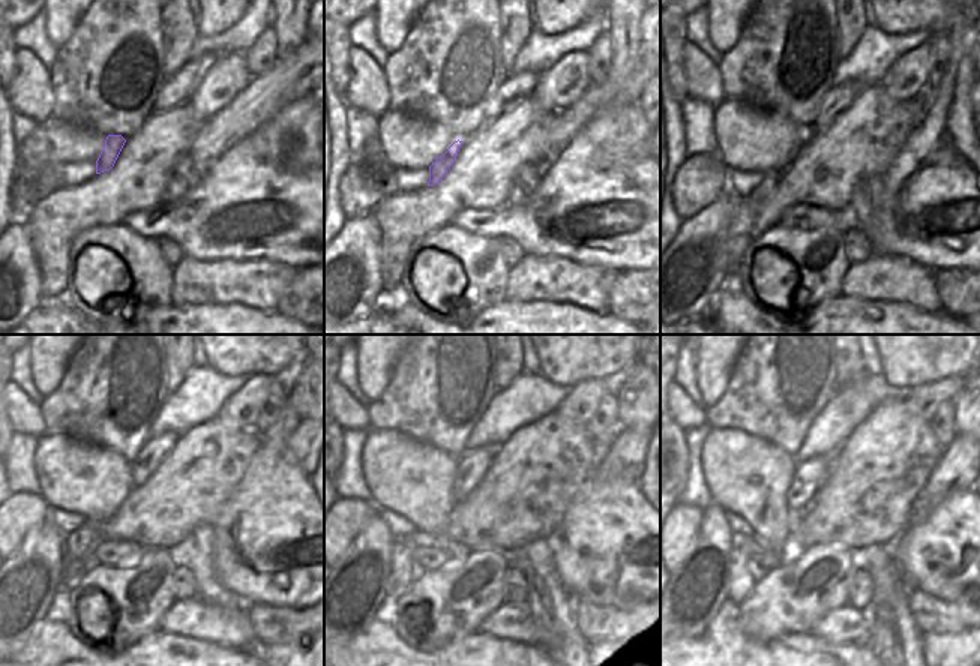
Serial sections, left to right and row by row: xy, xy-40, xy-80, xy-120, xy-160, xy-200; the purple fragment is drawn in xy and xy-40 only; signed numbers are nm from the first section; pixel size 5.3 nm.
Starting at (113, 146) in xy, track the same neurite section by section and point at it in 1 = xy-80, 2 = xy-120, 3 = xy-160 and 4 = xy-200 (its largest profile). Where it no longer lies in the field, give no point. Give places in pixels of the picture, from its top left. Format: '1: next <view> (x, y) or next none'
1: next xy-80 (770, 179)
2: next xy-120 (78, 545)
3: next xy-160 (401, 573)
4: next xy-200 (740, 581)

